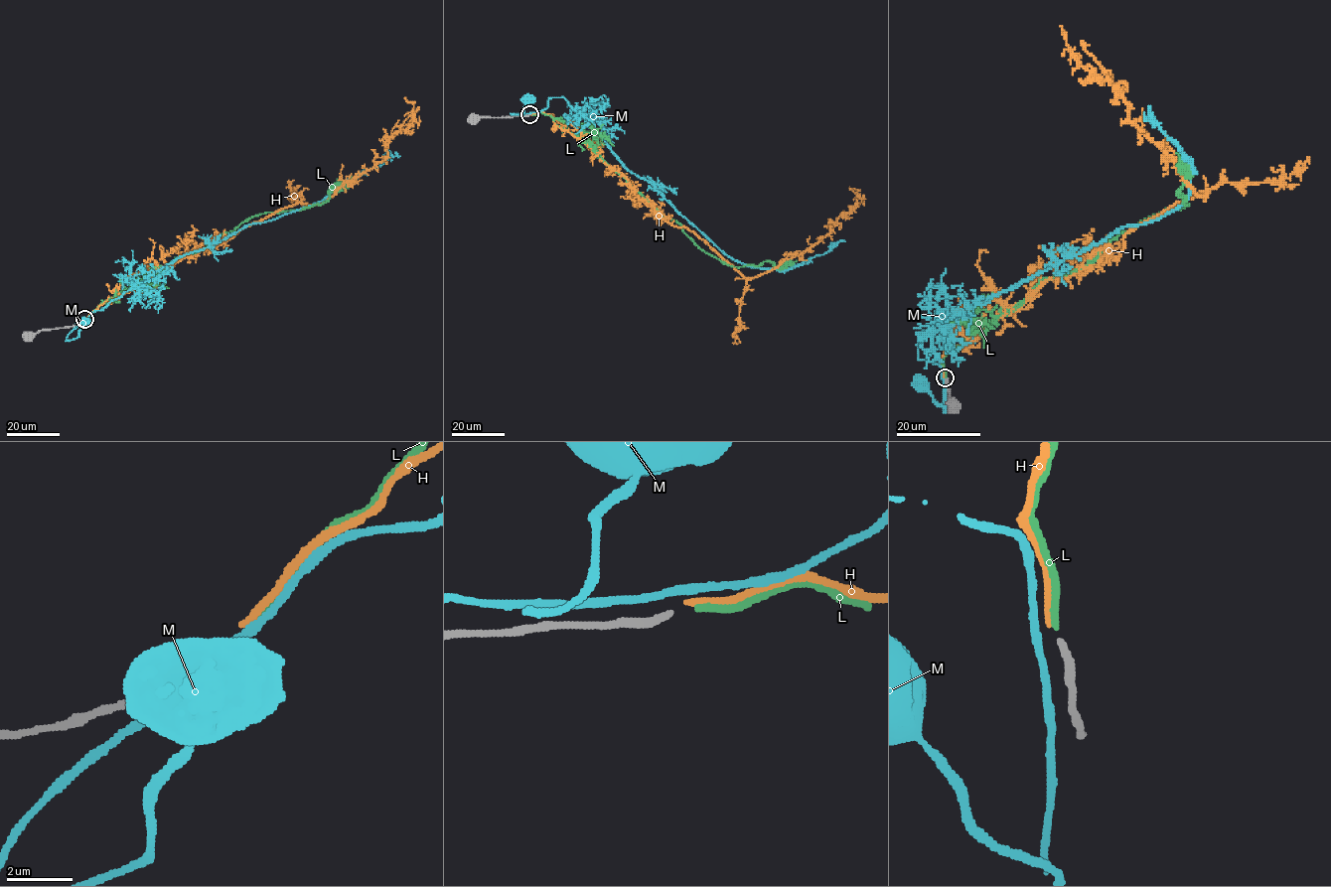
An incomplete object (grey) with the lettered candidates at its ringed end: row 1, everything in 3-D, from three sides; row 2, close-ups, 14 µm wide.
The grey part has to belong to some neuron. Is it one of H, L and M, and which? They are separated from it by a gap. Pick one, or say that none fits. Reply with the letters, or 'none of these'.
L

